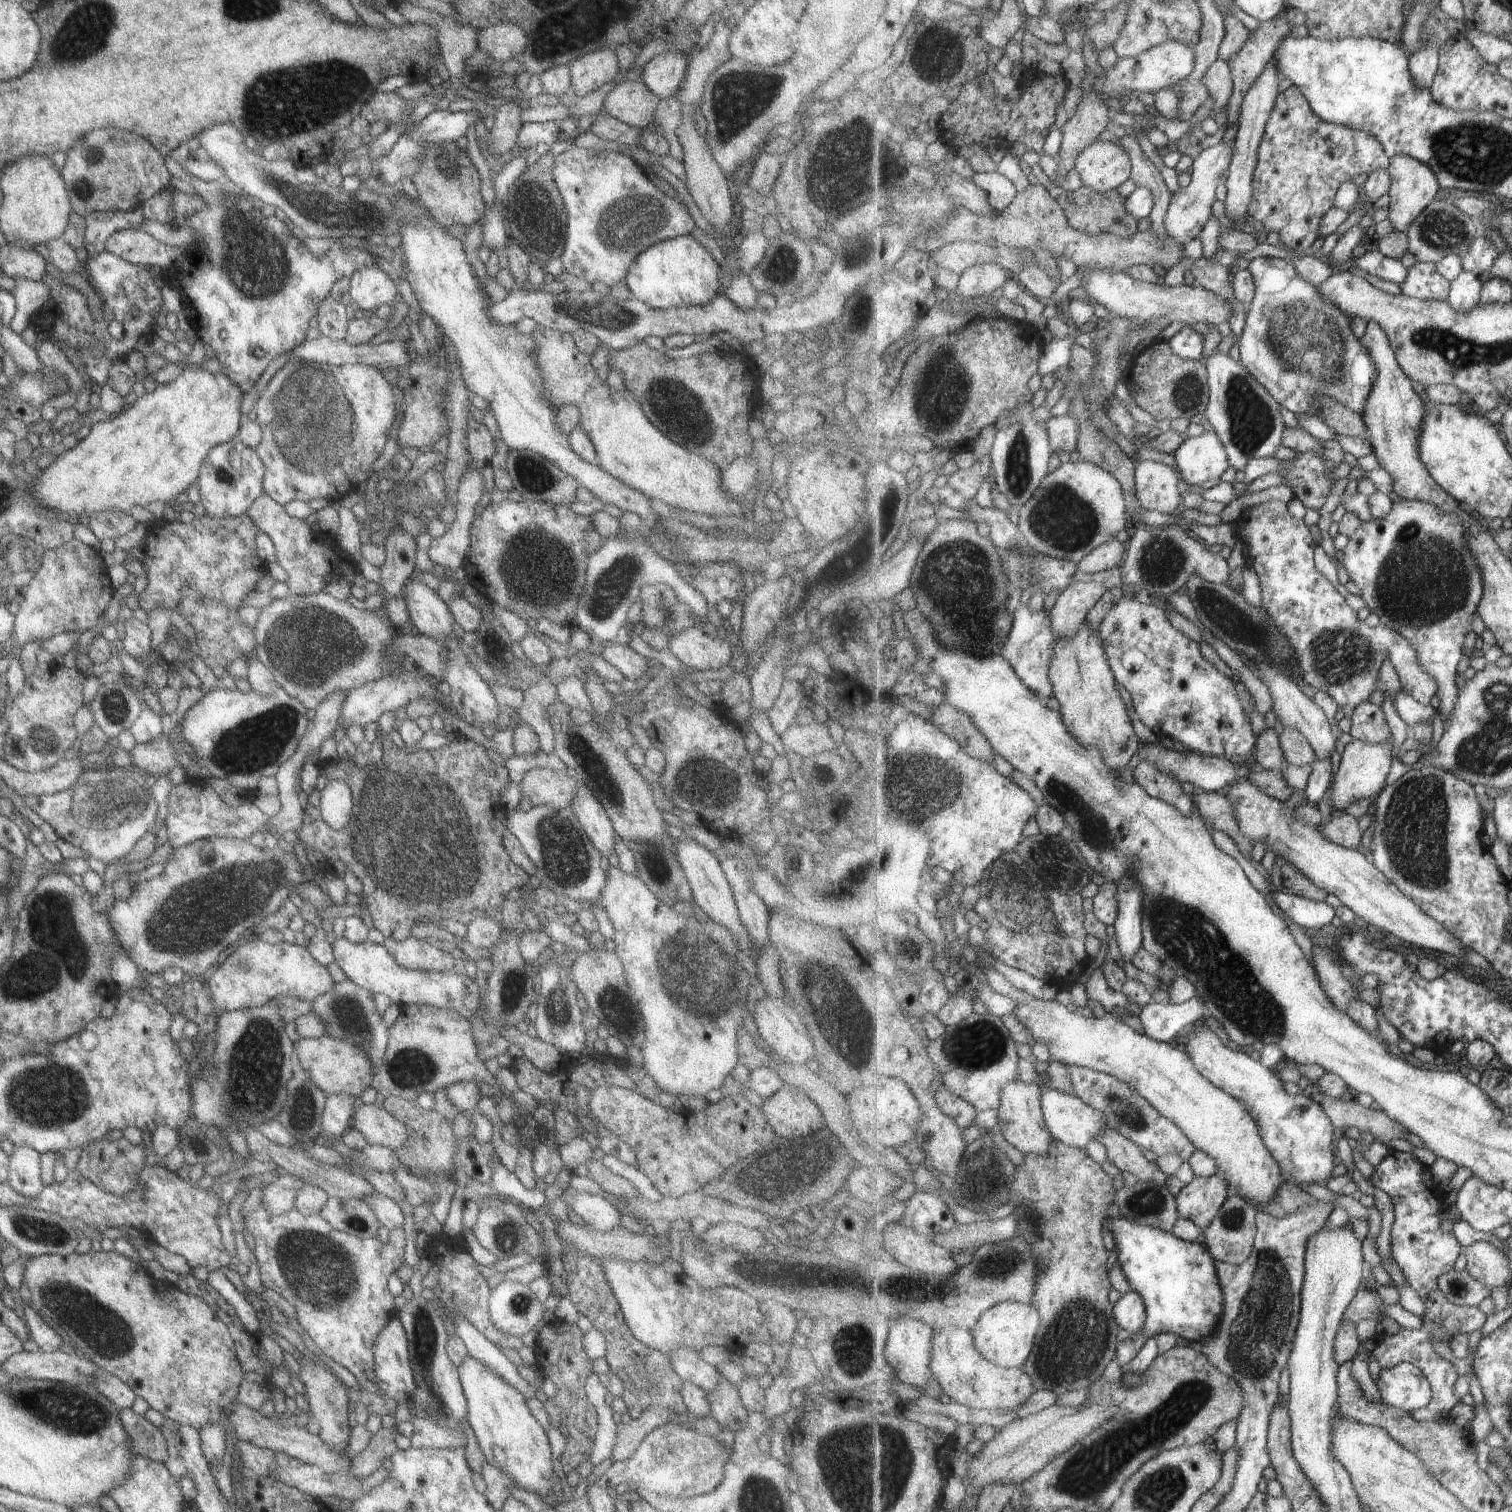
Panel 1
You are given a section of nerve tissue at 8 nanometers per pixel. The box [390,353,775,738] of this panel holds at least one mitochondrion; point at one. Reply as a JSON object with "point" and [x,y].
{"point":[606,594]}

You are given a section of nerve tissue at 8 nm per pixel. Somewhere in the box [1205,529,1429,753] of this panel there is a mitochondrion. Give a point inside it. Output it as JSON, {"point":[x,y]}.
{"point":[1337,656]}

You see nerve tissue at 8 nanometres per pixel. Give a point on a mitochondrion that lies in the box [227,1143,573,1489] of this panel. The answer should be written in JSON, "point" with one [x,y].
{"point":[323,1271]}

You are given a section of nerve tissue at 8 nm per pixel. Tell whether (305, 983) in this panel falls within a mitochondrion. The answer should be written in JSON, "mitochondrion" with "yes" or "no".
{"mitochondrion":"no"}

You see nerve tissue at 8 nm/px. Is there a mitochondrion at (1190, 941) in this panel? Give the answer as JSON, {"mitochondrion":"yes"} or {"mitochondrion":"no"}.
{"mitochondrion":"yes"}

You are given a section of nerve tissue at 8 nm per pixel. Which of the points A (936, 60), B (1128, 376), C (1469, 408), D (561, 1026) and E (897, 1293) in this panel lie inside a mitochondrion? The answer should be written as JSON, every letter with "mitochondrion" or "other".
{"A":"mitochondrion","B":"other","C":"other","D":"mitochondrion","E":"mitochondrion"}

